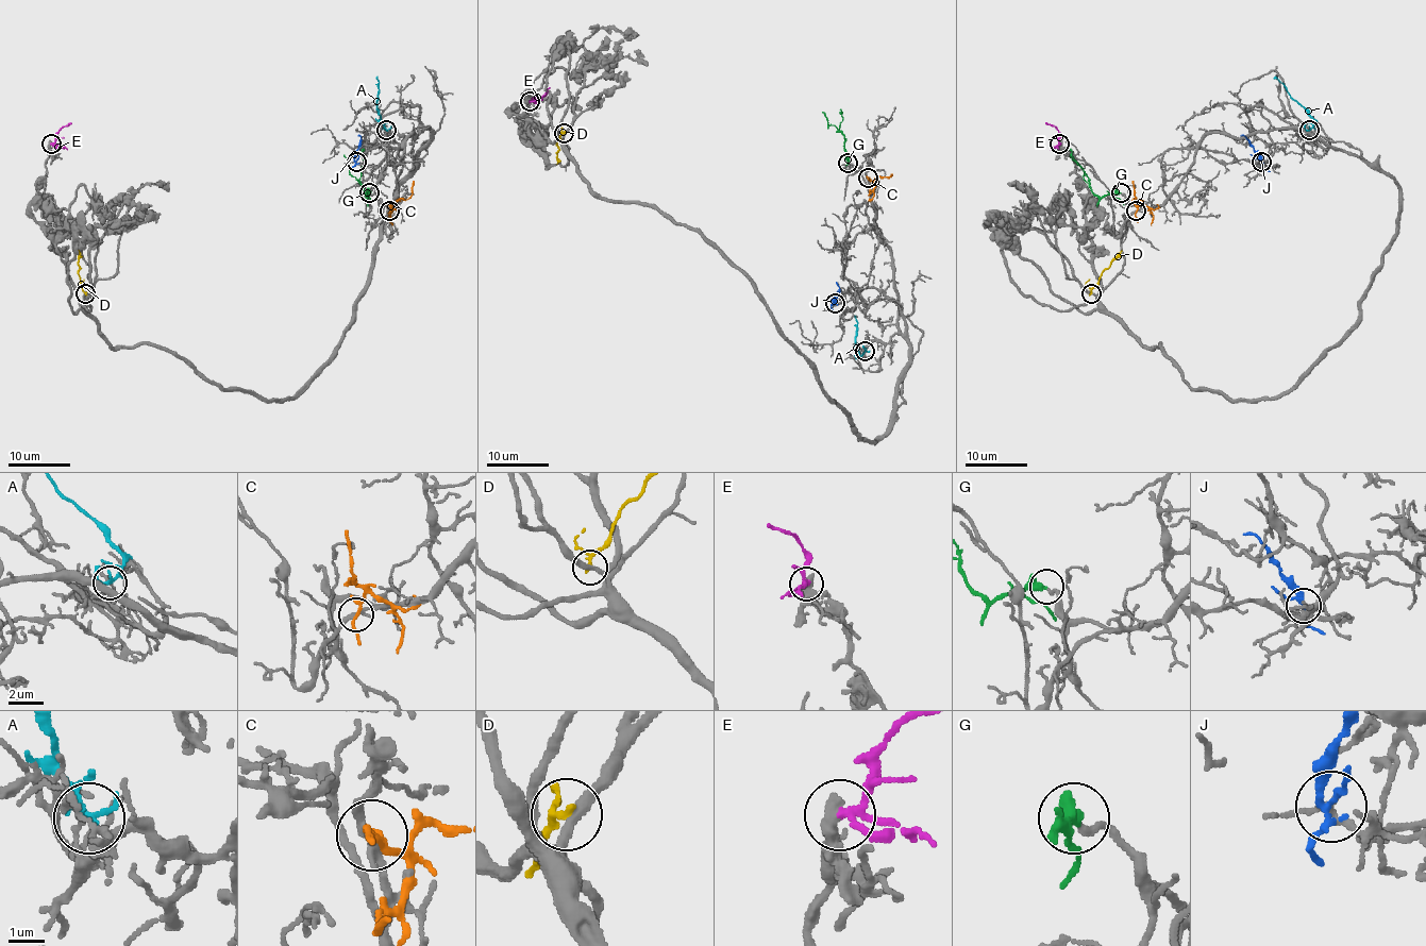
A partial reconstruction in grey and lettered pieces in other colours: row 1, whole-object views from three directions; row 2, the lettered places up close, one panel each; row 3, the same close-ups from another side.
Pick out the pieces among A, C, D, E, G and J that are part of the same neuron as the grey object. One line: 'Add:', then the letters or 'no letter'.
Add: E, G

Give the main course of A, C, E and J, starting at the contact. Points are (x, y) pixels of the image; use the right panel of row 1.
A: (1309, 131), (1313, 118), (1273, 78)
C: (1136, 212), (1139, 202), (1134, 199), (1133, 180)
E: (1059, 145), (1059, 132), (1045, 122)
J: (1262, 162), (1246, 138), (1240, 135)

